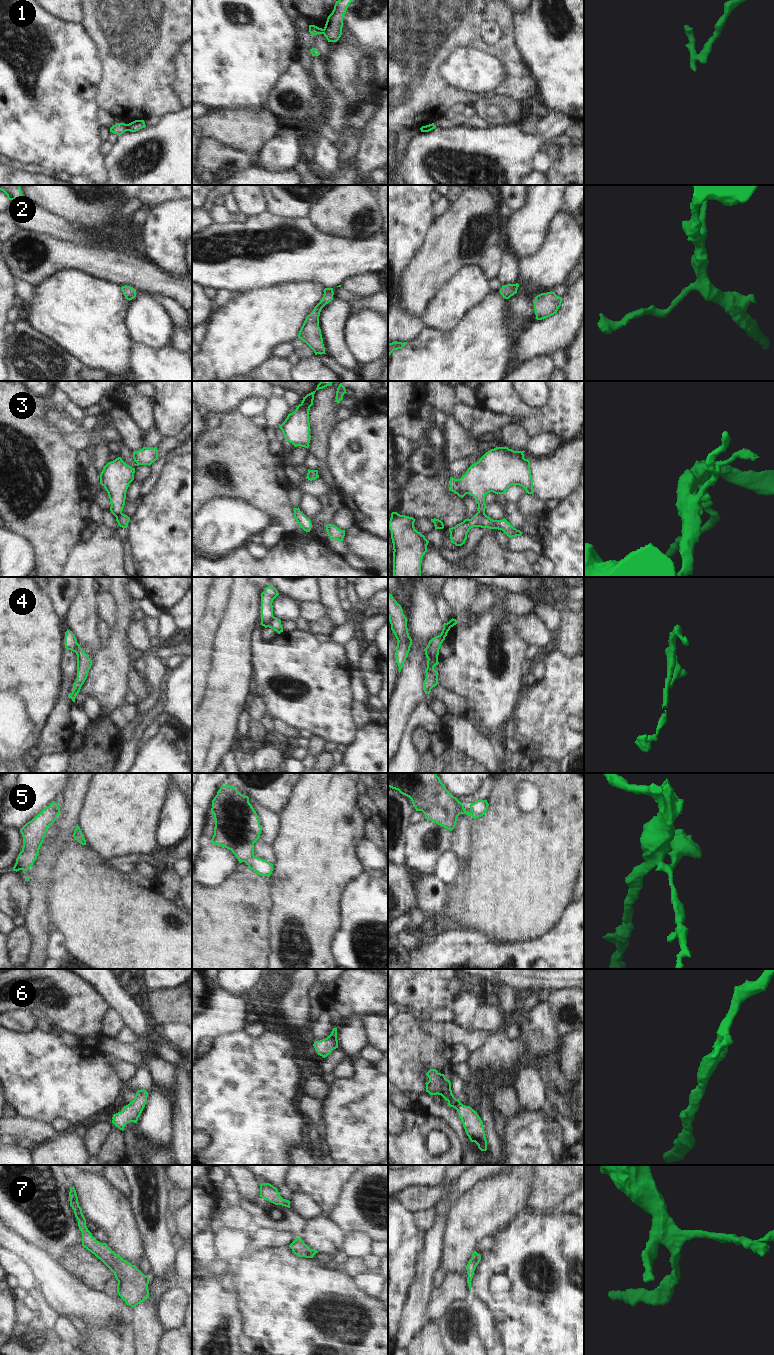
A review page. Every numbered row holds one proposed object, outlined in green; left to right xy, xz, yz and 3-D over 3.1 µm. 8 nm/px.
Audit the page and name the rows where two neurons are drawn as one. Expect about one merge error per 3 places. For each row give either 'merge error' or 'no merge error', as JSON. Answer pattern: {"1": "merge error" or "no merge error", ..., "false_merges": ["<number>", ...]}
{"1": "merge error", "2": "no merge error", "3": "merge error", "4": "merge error", "5": "merge error", "6": "no merge error", "7": "no merge error", "false_merges": ["1", "3", "4", "5"]}

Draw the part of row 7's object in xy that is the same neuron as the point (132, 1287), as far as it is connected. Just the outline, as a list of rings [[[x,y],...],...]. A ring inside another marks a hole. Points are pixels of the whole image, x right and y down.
[[[73,1187],[70,1188],[70,1206],[74,1210],[76,1219],[78,1220],[78,1227],[82,1232],[82,1246],[88,1251],[94,1254],[98,1259],[100,1259],[110,1270],[114,1273],[117,1284],[117,1293],[125,1301],[126,1305],[132,1308],[143,1302],[145,1299],[149,1298],[148,1284],[150,1278],[144,1275],[135,1265],[130,1264],[125,1261],[120,1255],[117,1255],[112,1251],[106,1243],[101,1243],[92,1236],[92,1233],[88,1230],[86,1226],[86,1219],[82,1213],[82,1209],[78,1203],[78,1197],[76,1190]]]

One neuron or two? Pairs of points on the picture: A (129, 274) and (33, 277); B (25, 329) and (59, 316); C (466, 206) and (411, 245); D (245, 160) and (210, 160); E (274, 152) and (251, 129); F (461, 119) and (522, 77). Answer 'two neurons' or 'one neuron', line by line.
A: one neuron
B: two neurons
C: two neurons
D: one neuron
E: two neurons
F: two neurons

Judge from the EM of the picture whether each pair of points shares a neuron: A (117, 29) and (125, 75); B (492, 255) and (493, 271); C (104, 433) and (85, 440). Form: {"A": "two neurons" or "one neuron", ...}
{"A": "one neuron", "B": "one neuron", "C": "one neuron"}

